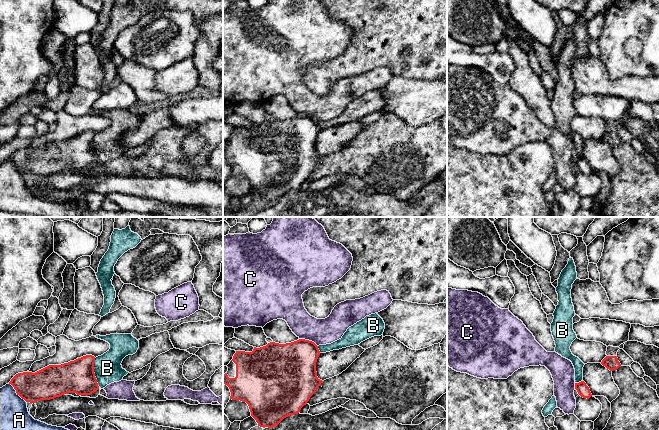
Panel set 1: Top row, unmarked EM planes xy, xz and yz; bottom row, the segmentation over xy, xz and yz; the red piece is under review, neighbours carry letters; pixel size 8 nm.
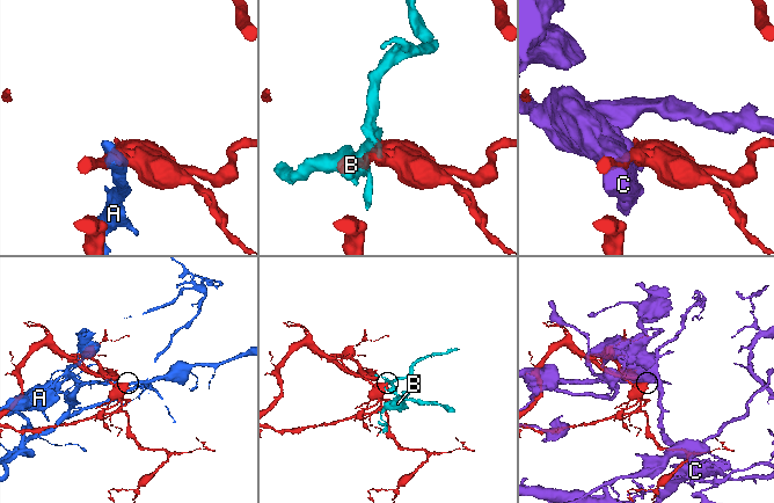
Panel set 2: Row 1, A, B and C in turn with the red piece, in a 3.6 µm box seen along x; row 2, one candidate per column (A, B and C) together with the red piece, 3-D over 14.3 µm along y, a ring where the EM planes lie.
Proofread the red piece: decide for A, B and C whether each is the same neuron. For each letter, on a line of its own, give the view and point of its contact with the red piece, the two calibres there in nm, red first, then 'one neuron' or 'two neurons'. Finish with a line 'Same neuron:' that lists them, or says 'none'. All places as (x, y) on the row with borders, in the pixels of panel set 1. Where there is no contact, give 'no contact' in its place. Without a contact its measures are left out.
A: contact xy (16, 392); calibres 260 and 240 nm; two neurons
B: contact xy (93, 372); calibres 260 and 220 nm; two neurons
C: contact xz (308, 340); calibres 380 and 200 nm; two neurons
Same neuron: none

